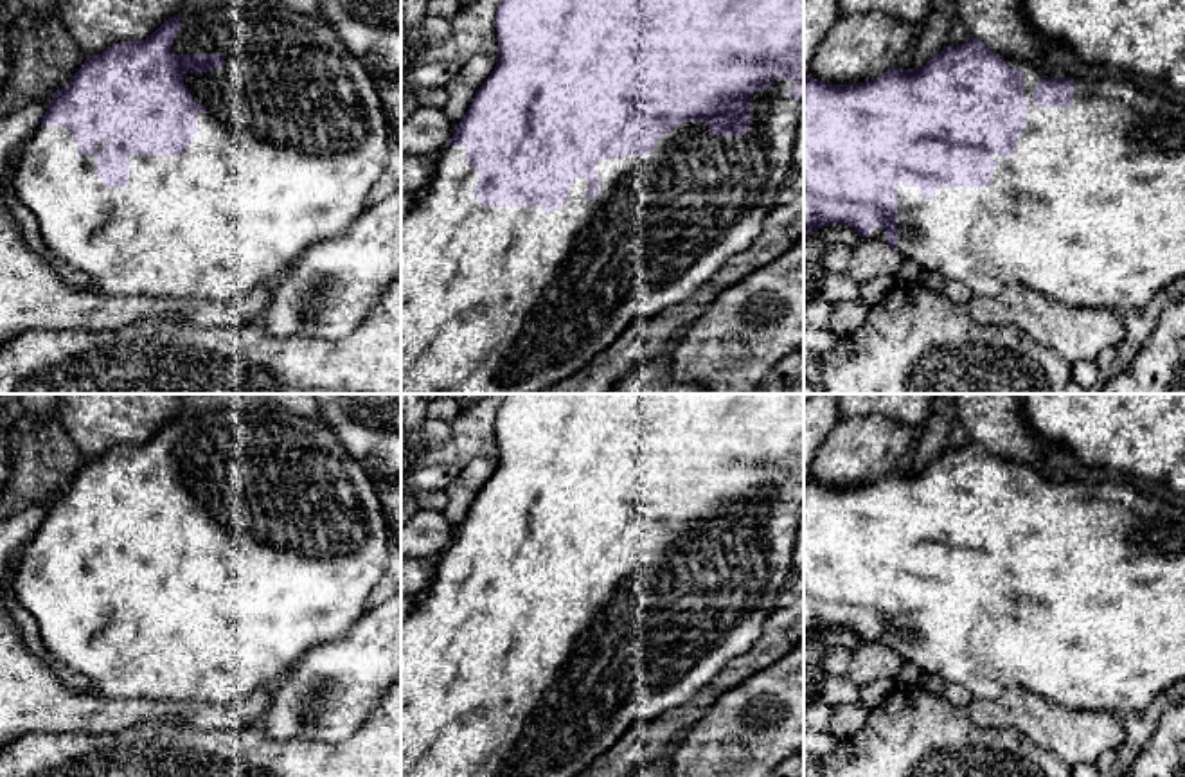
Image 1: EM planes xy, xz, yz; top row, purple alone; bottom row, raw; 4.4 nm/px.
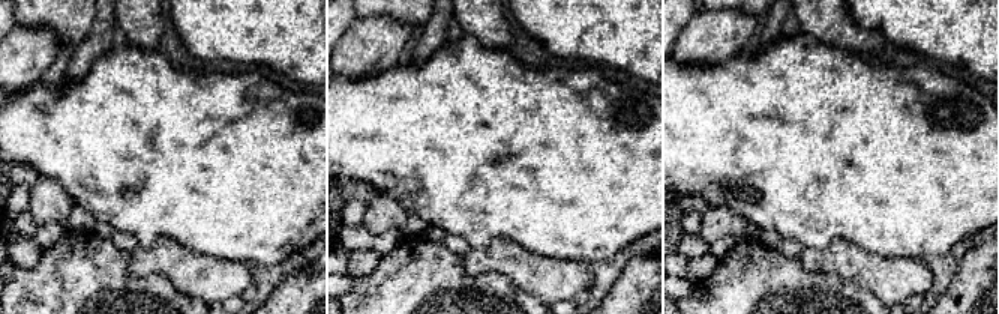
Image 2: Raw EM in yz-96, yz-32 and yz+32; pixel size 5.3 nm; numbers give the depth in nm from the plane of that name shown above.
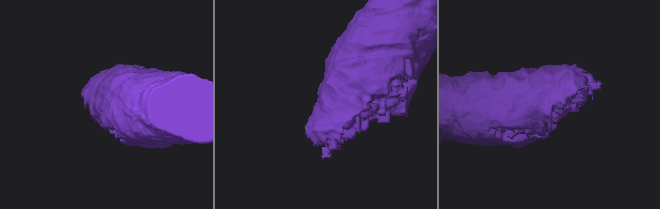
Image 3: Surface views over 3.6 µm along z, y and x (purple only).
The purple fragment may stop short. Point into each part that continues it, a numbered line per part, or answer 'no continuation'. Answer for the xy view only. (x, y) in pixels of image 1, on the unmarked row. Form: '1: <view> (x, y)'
1: xy (294, 542)

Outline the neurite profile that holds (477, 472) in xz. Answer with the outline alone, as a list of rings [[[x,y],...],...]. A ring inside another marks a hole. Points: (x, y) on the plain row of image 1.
[[[482,455],[471,459],[464,468],[460,468],[459,475],[446,489],[450,502],[448,507],[444,509],[444,516],[455,527],[459,527],[464,522],[466,514],[469,513],[469,507],[473,505],[477,493],[491,478],[494,469],[496,469],[496,460]]]

